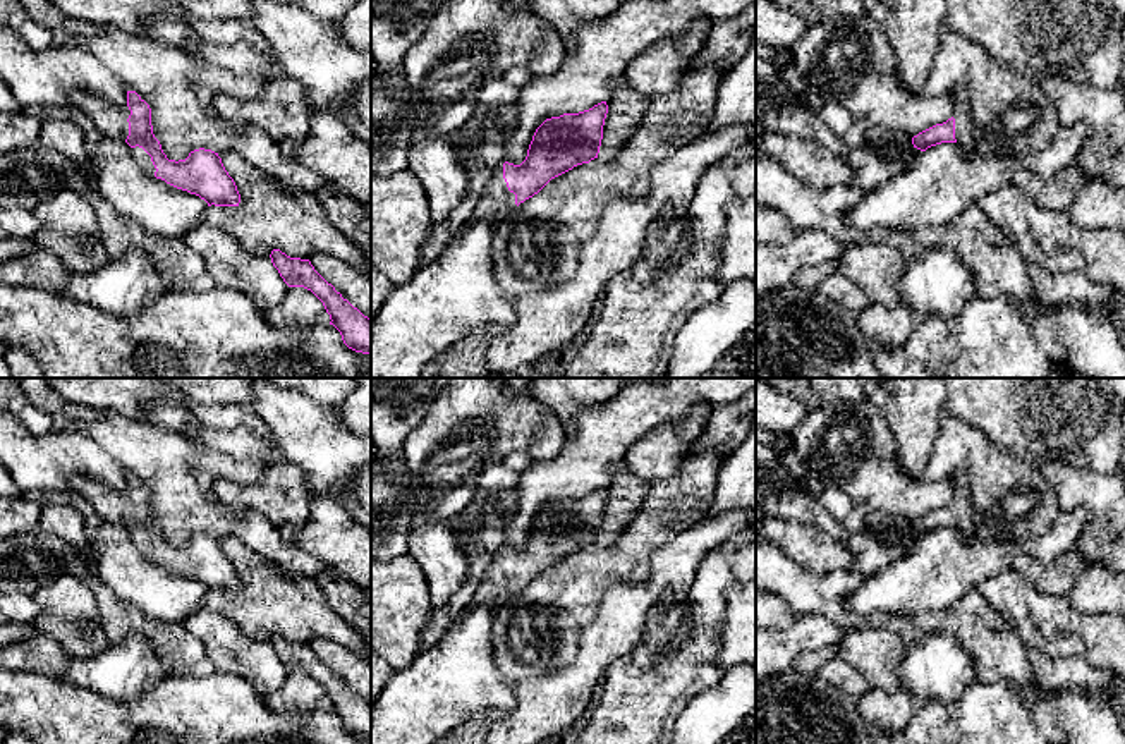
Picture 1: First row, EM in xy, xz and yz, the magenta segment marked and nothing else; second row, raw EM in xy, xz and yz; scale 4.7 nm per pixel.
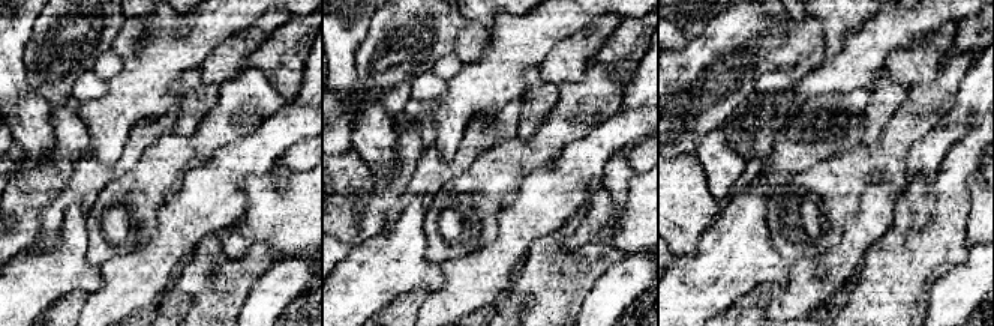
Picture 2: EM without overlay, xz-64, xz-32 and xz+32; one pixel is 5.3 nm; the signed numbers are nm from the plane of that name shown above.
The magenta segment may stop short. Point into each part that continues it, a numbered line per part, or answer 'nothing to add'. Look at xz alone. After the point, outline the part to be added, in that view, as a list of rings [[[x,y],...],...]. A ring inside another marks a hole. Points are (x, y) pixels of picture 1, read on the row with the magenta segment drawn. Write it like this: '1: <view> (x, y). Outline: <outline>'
1: xz (495, 201). Outline: [[[503,163],[490,174],[488,184],[467,222],[488,220],[495,227],[517,206],[515,194],[508,191],[503,179]]]

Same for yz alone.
1: yz (964, 133). Outline: [[[962,88],[957,91],[957,105],[953,110],[955,119],[955,139],[964,149],[972,148],[974,141],[974,129],[970,124],[970,101],[969,101],[969,89]]]

